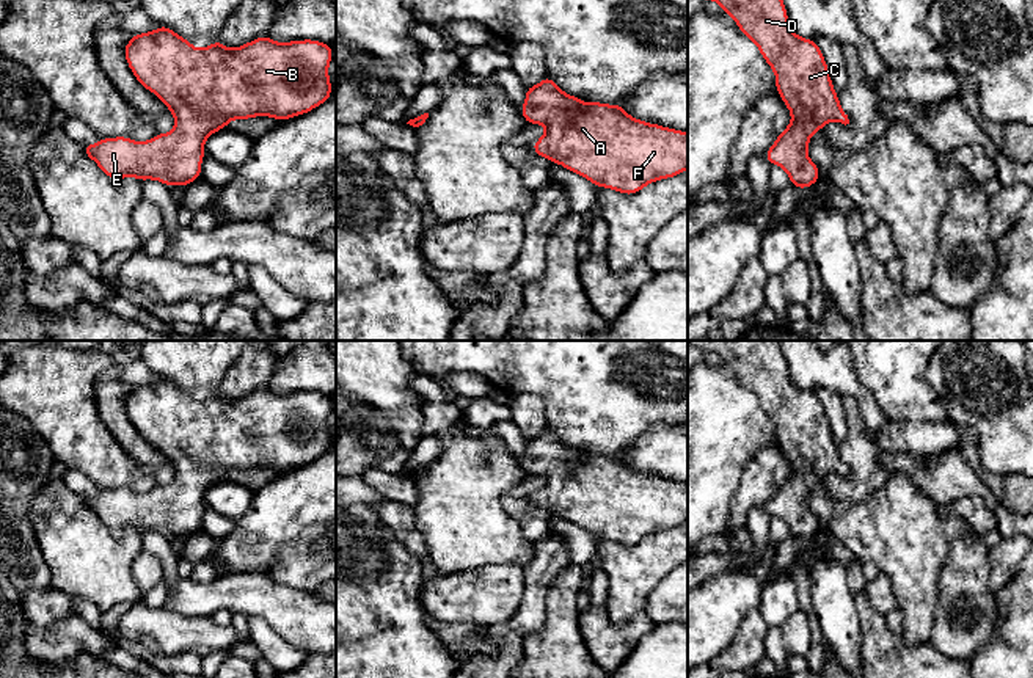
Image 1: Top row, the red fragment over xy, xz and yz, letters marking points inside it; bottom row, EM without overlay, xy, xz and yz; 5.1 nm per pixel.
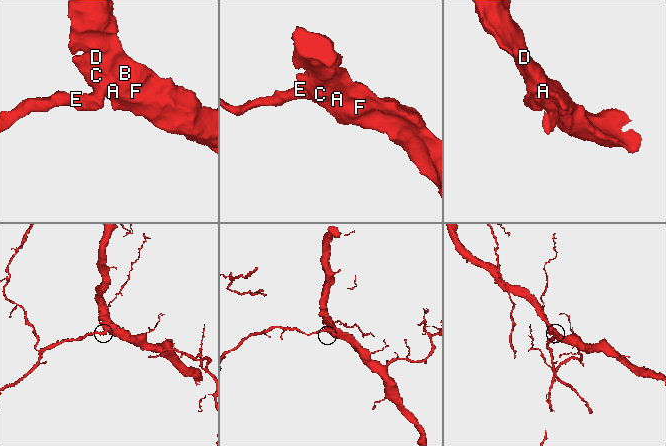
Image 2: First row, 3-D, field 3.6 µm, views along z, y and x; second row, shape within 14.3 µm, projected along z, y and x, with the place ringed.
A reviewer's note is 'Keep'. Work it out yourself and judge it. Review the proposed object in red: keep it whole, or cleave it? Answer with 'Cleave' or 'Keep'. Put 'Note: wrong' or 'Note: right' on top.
Note: right
Keep

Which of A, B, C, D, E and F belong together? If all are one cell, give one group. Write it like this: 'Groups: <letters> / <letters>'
Groups: A B C D E F

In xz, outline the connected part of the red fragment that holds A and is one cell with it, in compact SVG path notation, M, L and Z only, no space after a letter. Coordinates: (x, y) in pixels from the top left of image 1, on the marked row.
M549 77L526 88L521 115L527 124L543 124L546 129L532 144L537 155L586 177L595 187L634 195L652 182L688 170L688 132L636 119L620 104L584 104L579 97L564 93Z

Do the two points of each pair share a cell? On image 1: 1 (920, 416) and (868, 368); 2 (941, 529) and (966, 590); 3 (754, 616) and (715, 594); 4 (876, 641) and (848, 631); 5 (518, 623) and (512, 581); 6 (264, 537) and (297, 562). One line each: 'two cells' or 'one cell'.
1: one cell
2: two cells
3: two cells
4: two cells
5: two cells
6: two cells

